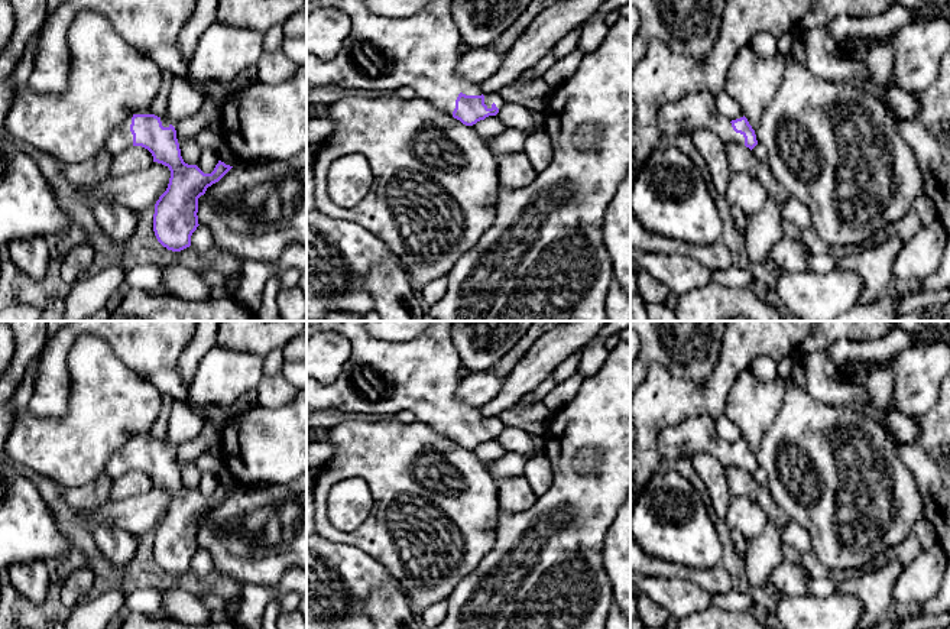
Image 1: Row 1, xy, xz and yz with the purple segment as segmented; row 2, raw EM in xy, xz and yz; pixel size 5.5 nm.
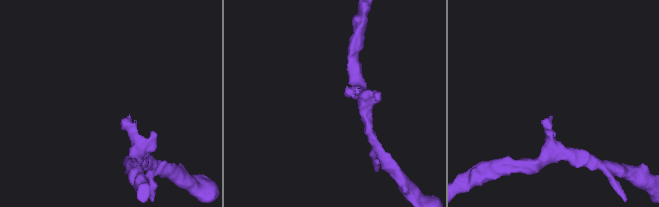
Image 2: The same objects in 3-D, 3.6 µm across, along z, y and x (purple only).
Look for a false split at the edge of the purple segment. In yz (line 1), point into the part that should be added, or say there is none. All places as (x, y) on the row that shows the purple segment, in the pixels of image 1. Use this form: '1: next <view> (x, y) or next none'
1: next yz (683, 117)

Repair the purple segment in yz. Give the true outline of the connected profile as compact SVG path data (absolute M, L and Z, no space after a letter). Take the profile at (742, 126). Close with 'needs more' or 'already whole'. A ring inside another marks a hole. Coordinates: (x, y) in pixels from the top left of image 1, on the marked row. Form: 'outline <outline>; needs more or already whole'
outline M707 91L690 93L677 101L662 106L658 114L658 126L668 142L680 136L691 136L697 129L709 129L724 143L749 147L758 145L755 130L743 116L724 121L714 107L714 95Z; needs more

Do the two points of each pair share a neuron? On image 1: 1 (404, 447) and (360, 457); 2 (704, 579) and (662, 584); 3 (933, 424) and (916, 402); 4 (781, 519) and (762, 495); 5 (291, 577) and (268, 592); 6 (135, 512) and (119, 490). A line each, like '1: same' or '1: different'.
1: same
2: different
3: different
4: same
5: same
6: different

